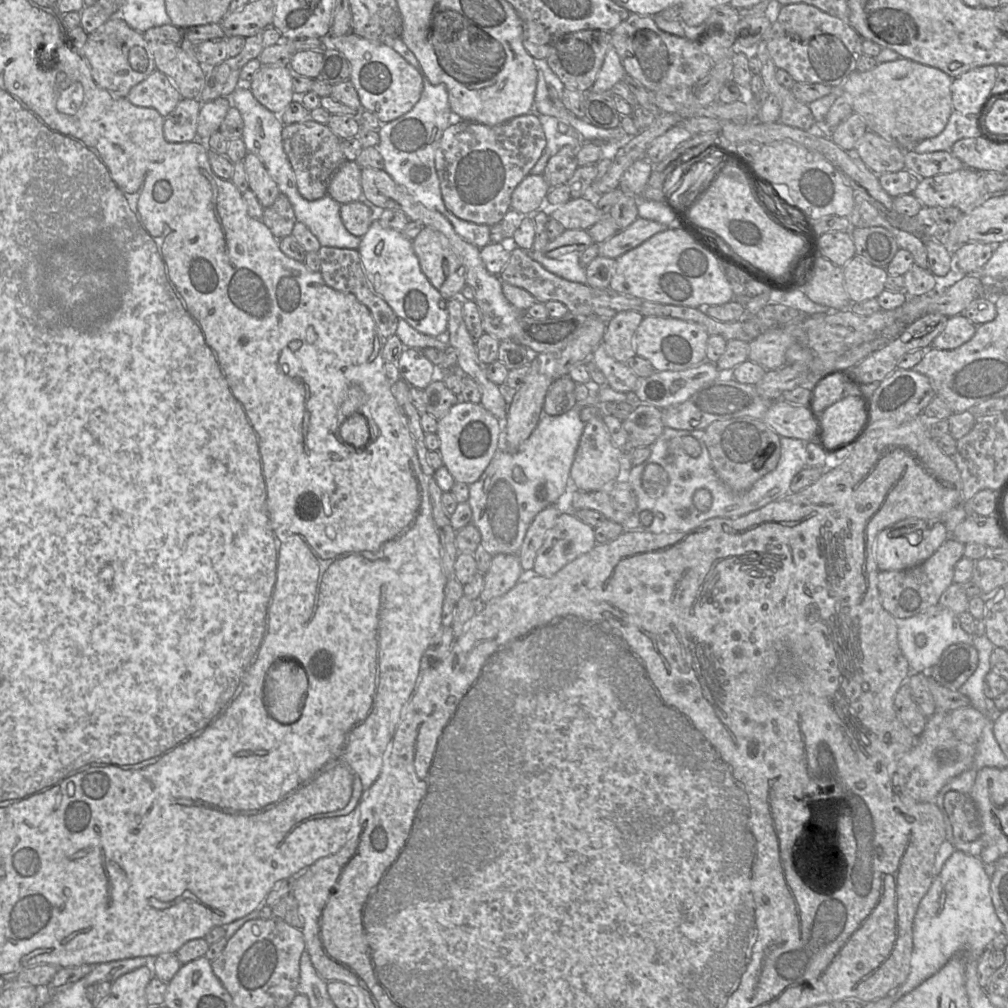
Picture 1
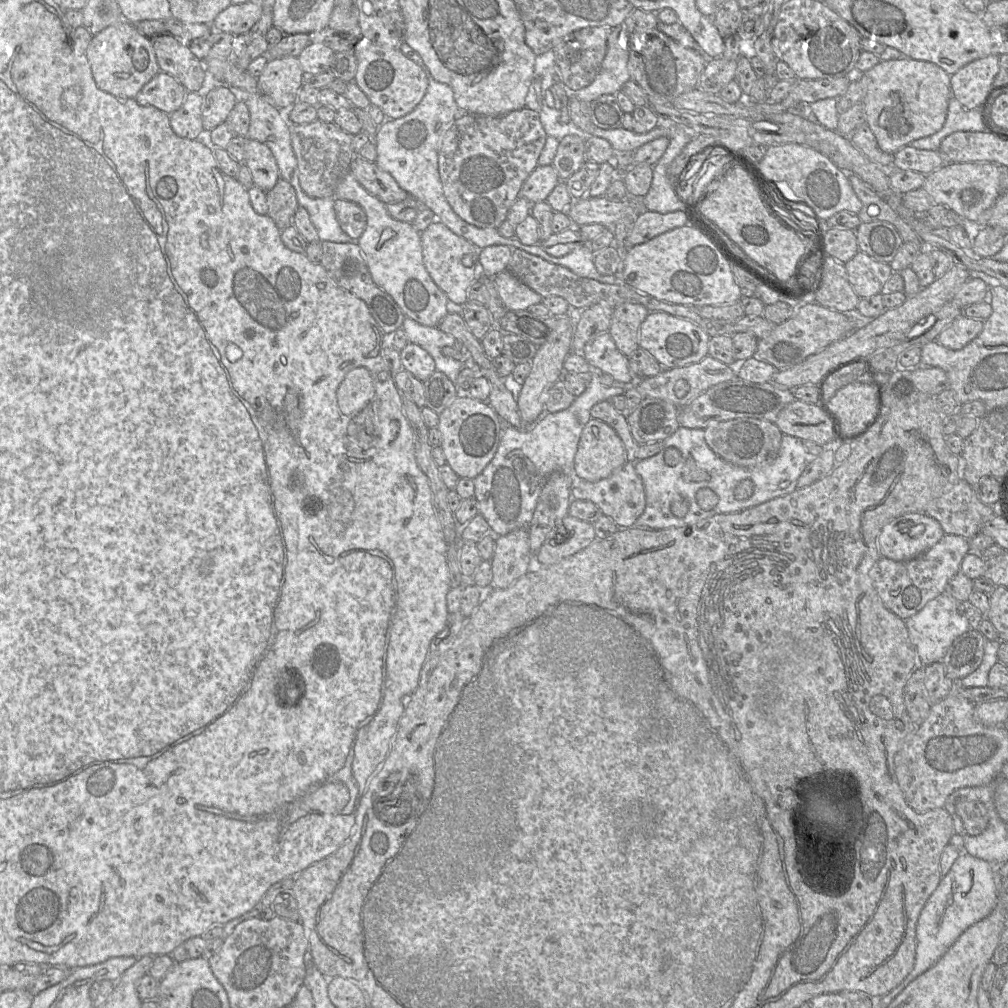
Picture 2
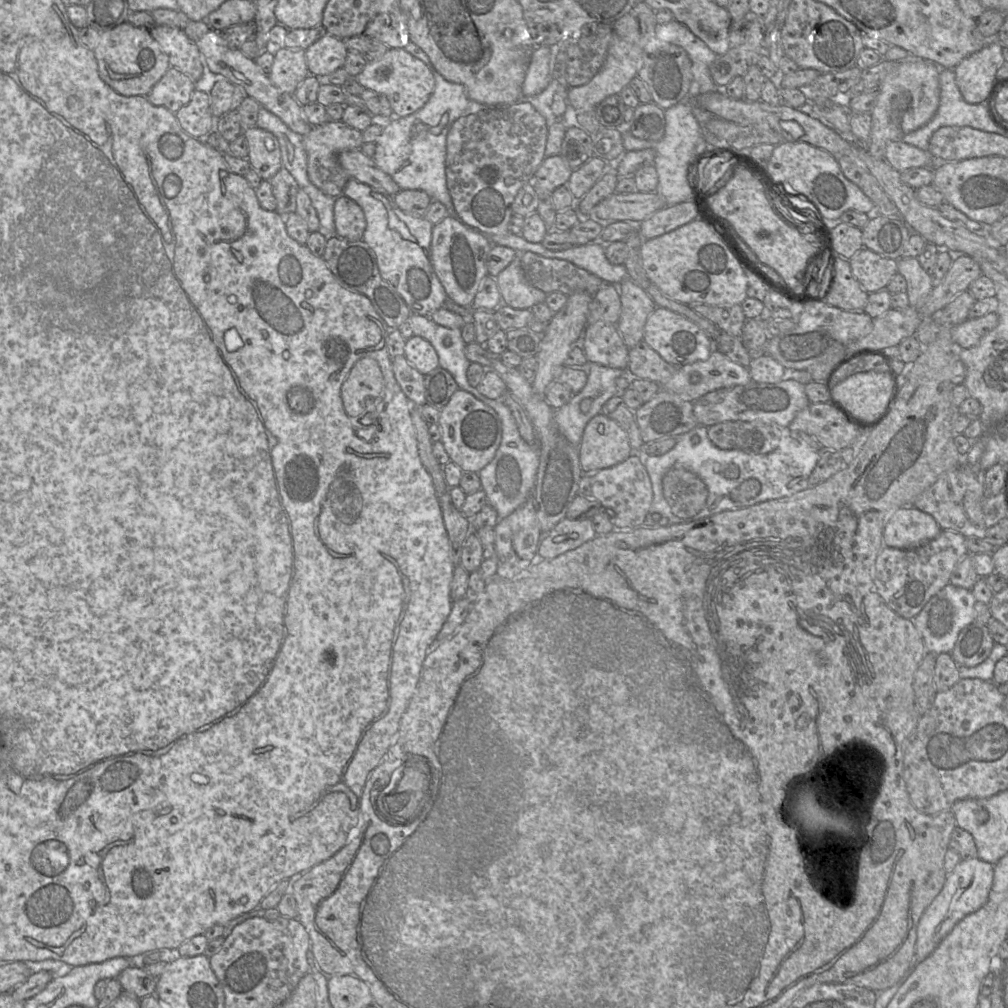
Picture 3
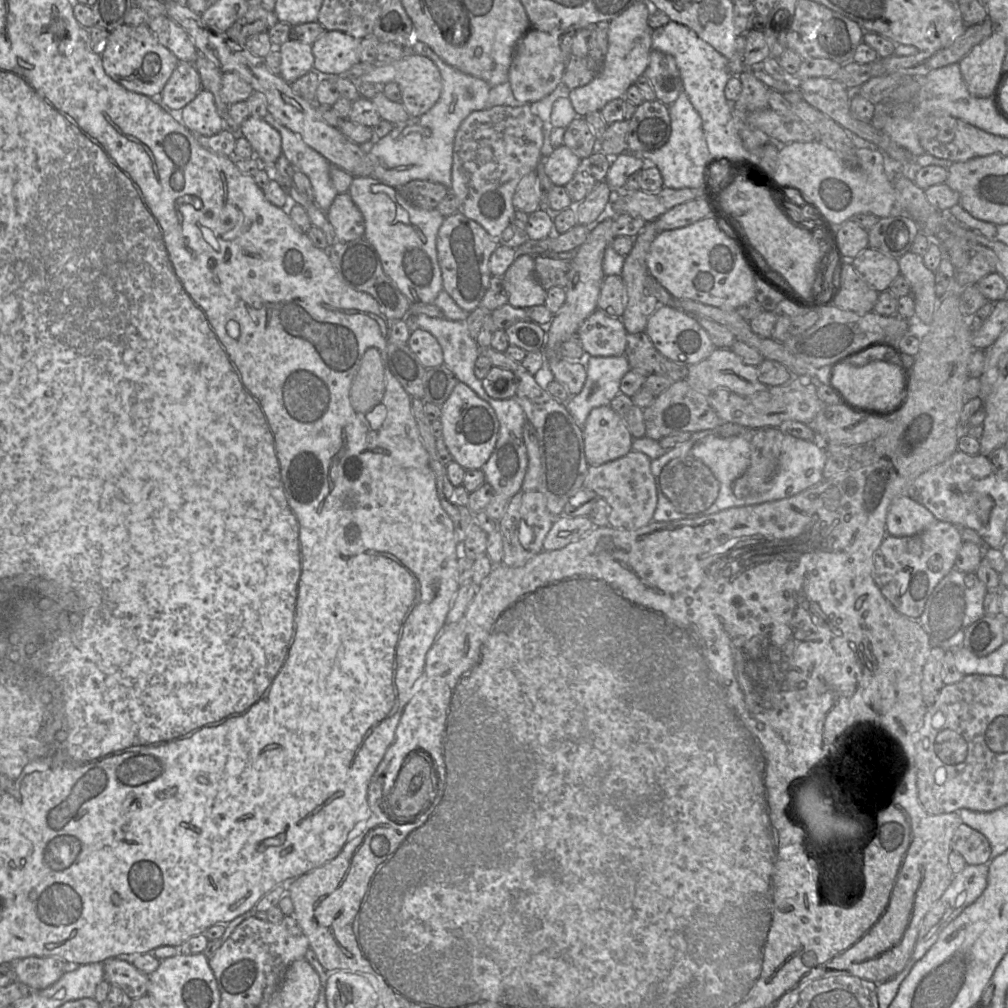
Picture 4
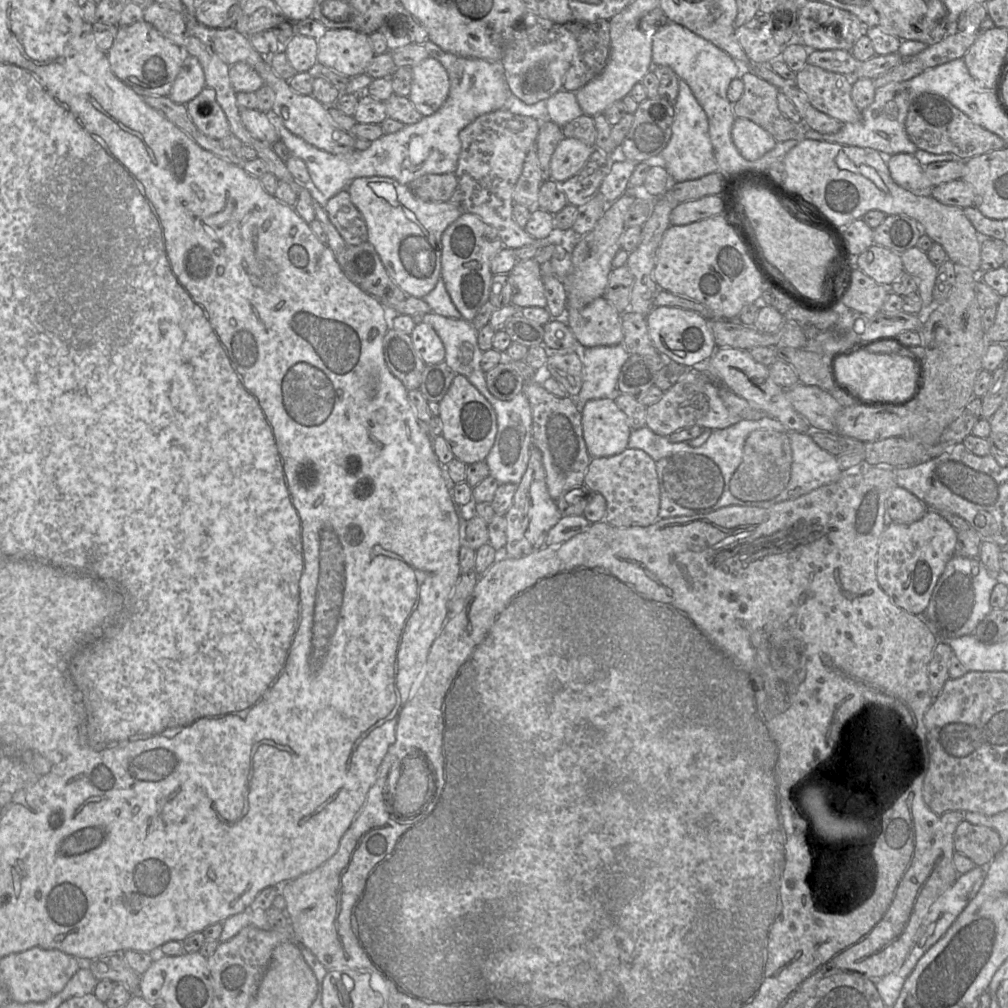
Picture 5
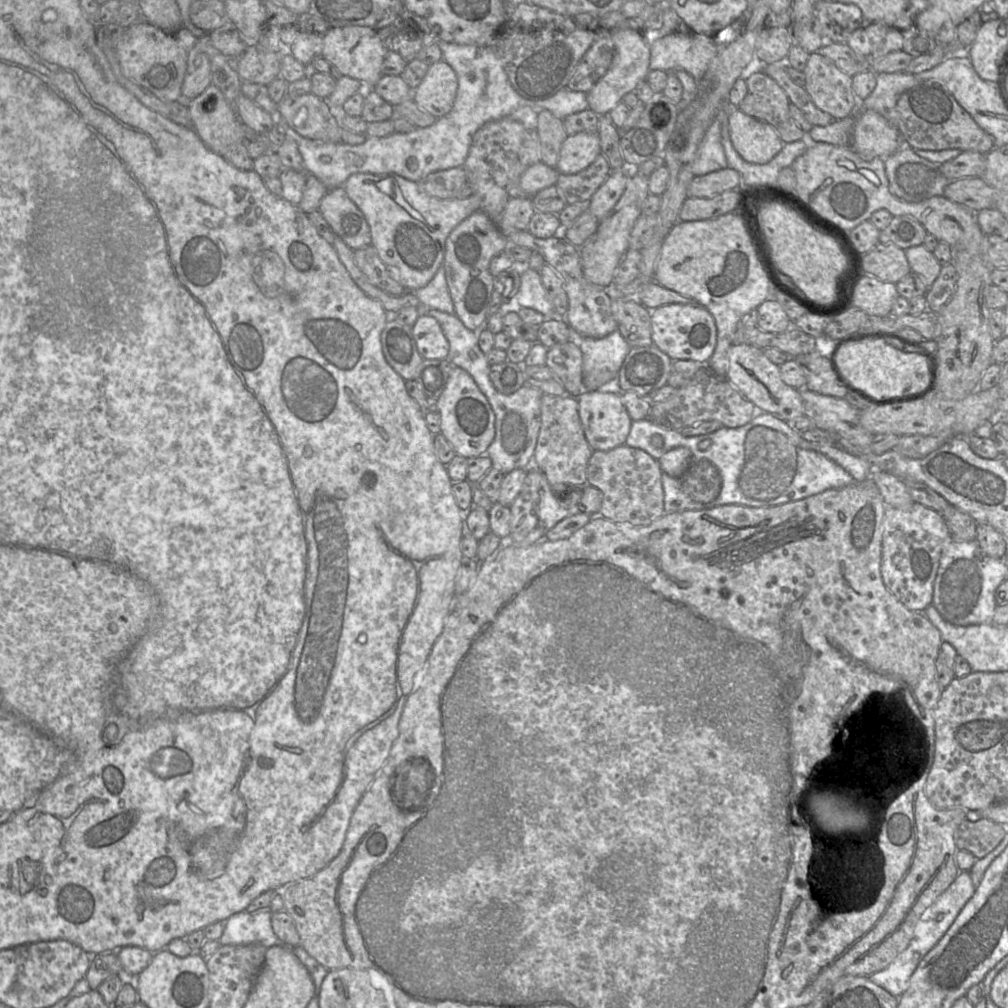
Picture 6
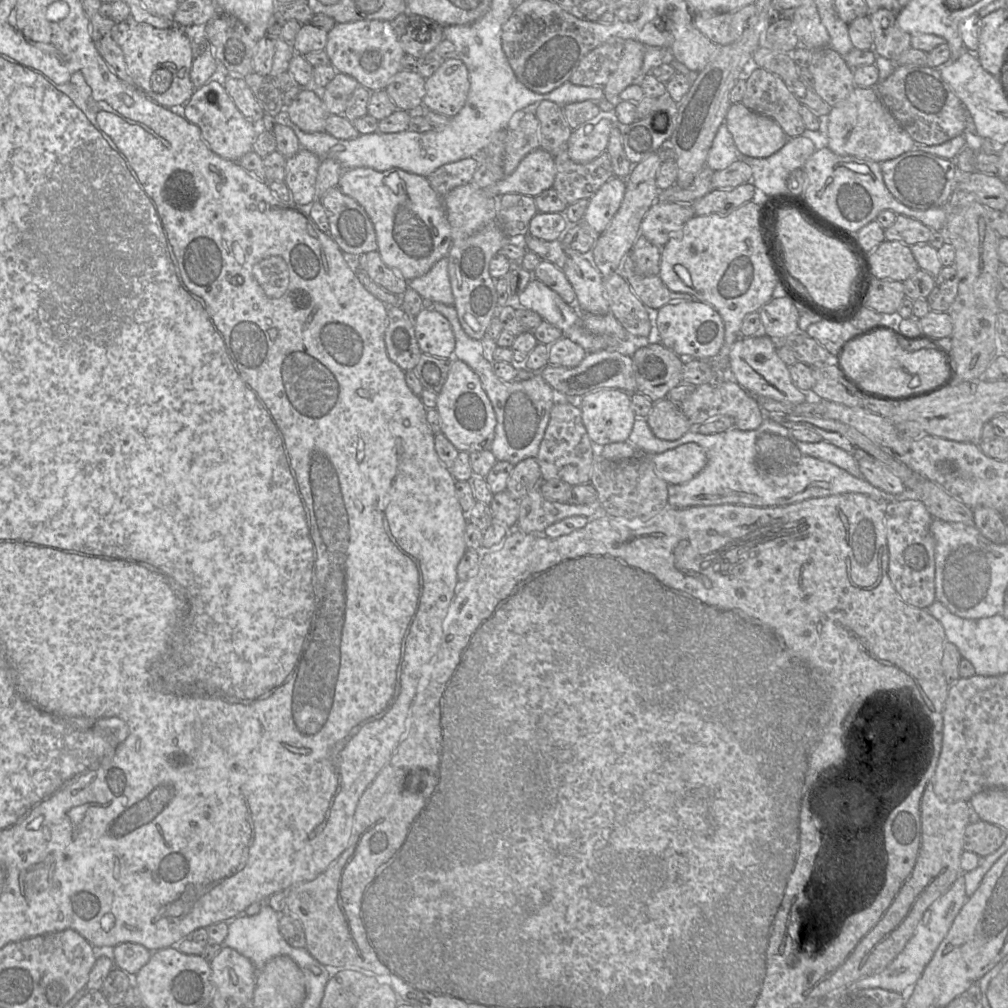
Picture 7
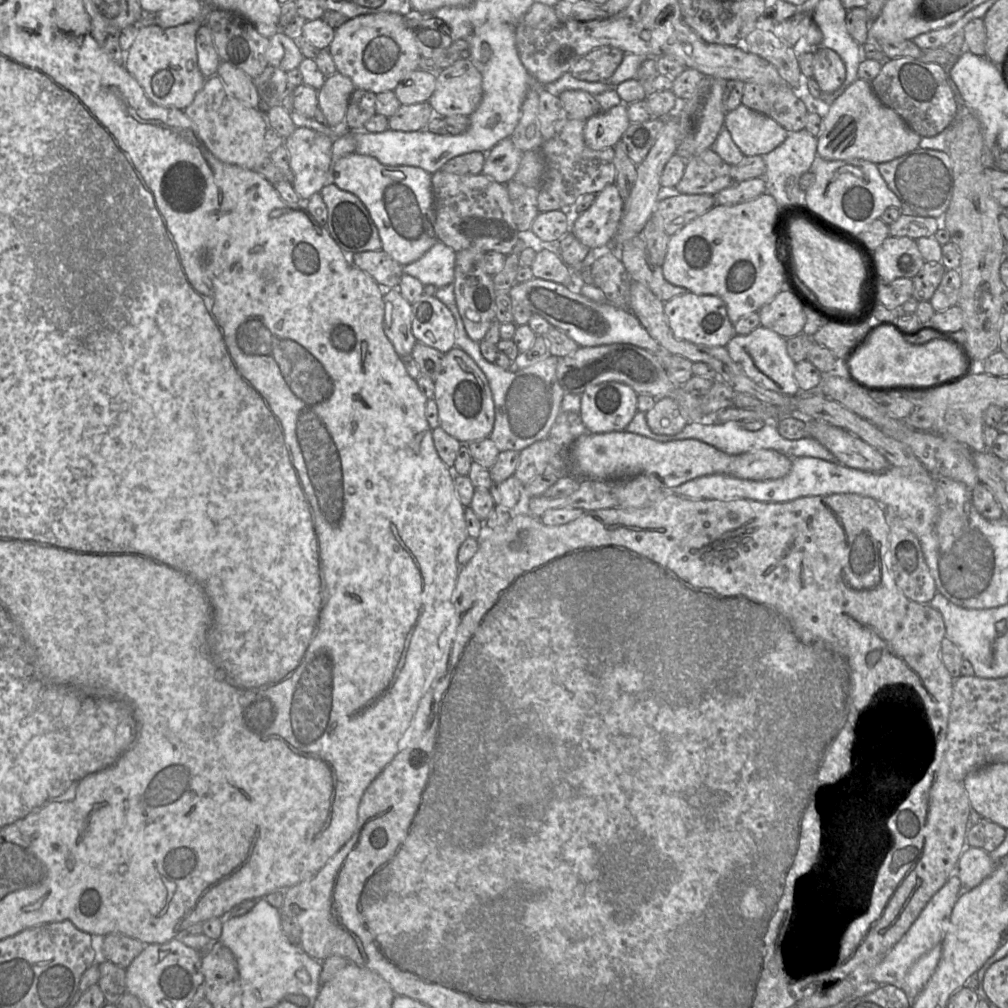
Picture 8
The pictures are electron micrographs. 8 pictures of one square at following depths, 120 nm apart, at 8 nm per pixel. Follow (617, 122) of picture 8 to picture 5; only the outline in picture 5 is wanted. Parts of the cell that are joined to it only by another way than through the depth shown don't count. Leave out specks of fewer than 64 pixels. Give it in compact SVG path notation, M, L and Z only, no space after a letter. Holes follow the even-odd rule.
M563 138L551 157L551 179L562 183L575 176L584 167L594 148L576 138Z

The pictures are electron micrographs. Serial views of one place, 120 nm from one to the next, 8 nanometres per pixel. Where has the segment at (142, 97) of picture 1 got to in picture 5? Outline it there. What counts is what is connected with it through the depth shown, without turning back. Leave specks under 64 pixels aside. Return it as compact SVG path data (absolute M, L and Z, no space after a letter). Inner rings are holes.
M185 55L168 97L175 103L186 104L195 98L205 86L204 71L198 59Z

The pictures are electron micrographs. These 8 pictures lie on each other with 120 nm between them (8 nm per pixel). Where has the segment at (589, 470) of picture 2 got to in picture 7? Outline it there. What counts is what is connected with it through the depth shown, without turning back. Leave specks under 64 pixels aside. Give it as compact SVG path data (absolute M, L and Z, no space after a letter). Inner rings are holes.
M600 389L582 396L580 409L584 427L596 447L628 441L636 419L631 393L619 389Z

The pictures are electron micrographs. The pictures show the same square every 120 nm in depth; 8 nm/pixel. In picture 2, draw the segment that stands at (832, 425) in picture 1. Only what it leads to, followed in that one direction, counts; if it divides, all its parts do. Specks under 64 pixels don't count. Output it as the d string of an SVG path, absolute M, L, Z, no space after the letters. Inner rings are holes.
M851 383L828 400L828 412L834 419L838 435L848 438L858 434L873 419L876 412L876 388L867 383Z

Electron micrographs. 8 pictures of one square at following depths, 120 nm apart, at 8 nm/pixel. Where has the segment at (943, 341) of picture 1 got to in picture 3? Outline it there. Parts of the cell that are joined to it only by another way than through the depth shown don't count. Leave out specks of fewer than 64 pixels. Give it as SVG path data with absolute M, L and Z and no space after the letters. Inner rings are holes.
M995 312L980 318L967 319L952 328L952 340L957 348L974 347L985 335L995 329L998 323L999 318Z

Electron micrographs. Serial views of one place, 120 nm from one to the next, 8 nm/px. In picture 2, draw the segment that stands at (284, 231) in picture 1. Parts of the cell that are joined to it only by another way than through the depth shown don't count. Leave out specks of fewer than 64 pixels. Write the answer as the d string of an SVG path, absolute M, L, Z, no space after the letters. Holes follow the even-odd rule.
M280 178L267 193L268 216L282 231L293 224L295 212L299 206L295 189L286 180Z

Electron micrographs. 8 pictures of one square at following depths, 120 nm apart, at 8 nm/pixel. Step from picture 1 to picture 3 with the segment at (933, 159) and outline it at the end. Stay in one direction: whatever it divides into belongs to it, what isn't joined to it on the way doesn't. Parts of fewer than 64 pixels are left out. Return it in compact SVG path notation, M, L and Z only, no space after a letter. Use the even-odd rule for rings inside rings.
M891 141L885 149L885 161L899 172L910 168L927 167L933 156L903 141Z

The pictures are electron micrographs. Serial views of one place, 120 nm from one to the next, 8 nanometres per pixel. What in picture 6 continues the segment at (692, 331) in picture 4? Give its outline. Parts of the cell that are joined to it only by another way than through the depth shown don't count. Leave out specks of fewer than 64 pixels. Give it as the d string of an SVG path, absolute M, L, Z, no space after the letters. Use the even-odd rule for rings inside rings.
M666 304L651 310L652 342L672 360L693 360L707 364L717 343L712 314L701 305Z

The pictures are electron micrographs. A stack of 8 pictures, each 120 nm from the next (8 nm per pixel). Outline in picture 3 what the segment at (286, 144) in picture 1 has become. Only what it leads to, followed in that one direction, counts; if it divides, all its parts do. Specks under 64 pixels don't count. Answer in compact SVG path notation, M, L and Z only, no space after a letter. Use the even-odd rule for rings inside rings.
M341 120L328 121L312 126L311 130L302 136L302 141L307 153L307 174L311 183L328 196L337 198L343 195L344 187L351 177L341 166L338 155L343 151L360 149L364 144L362 132Z

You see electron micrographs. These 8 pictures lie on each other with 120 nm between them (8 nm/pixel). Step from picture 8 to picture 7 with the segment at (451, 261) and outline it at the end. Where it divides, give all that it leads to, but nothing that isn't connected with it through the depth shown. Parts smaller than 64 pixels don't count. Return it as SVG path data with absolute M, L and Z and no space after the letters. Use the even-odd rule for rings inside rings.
M447 256L437 261L423 276L408 282L408 287L415 290L425 301L453 305L454 297L448 273Z

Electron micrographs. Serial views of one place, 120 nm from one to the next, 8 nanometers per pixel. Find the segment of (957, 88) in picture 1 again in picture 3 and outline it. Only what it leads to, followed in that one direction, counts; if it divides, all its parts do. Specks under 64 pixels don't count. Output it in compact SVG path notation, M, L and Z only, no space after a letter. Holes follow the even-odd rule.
M993 40L954 68L956 84L966 102L984 103L1003 63L1003 48L999 40Z

